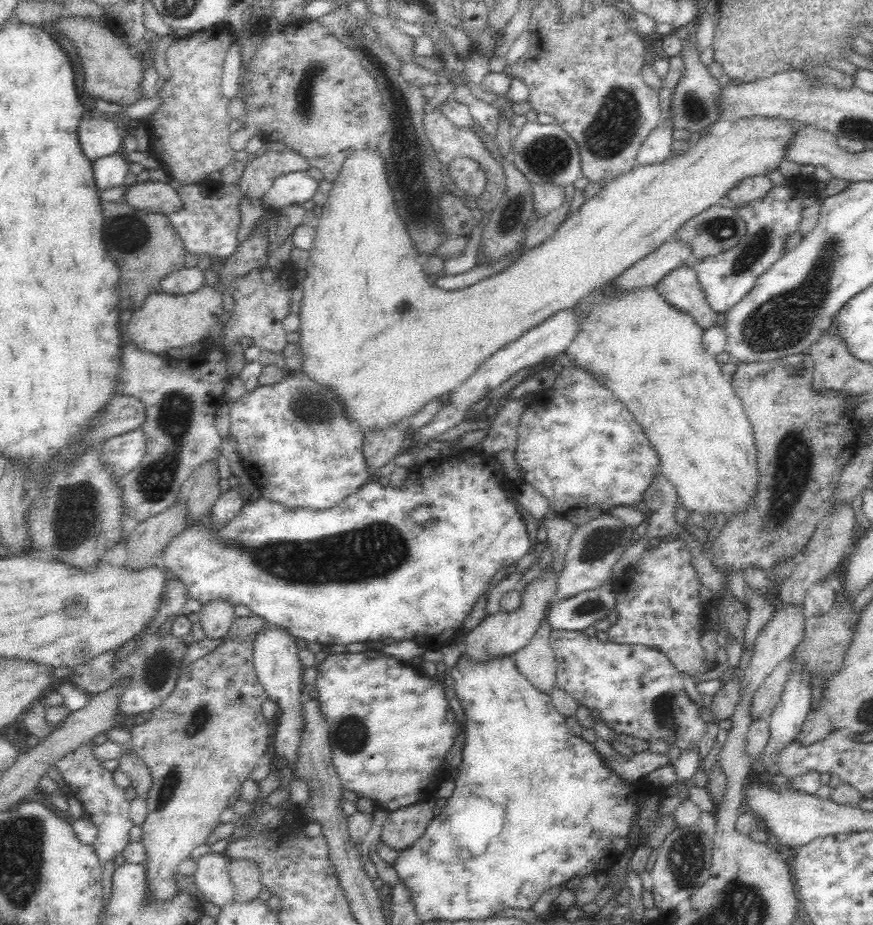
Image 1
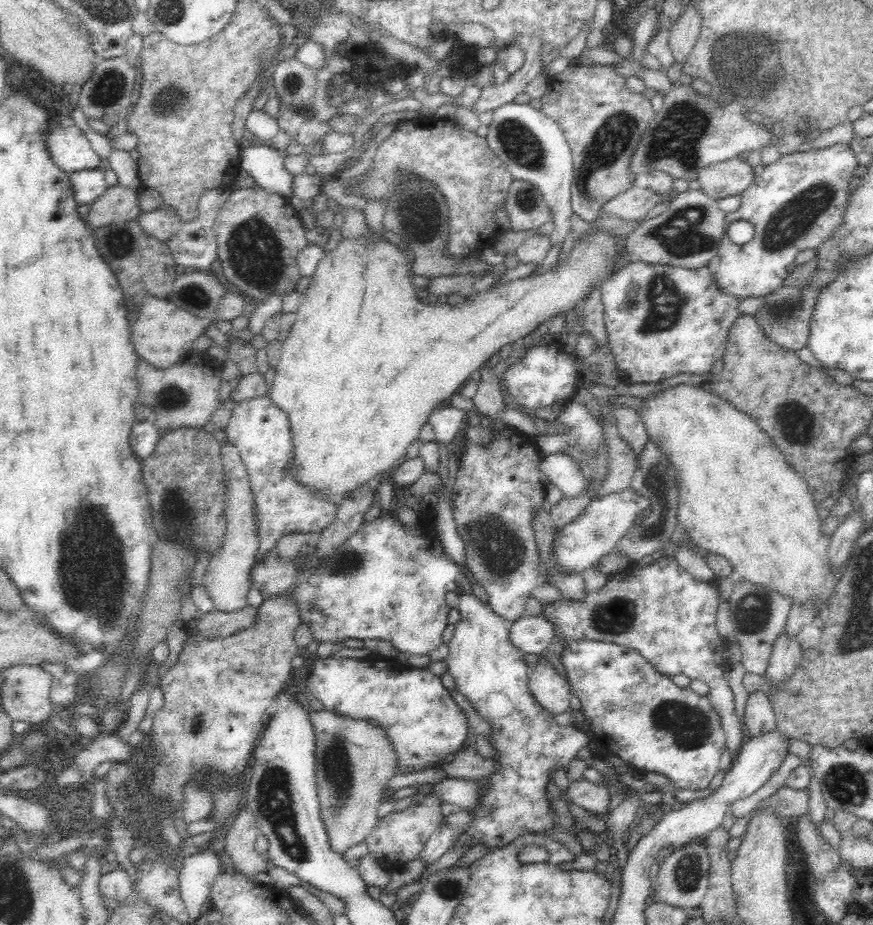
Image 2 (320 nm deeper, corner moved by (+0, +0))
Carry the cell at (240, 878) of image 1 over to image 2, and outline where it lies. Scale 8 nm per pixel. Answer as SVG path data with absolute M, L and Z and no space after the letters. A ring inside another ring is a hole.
M246 805L242 806L238 809L229 831L226 832L224 852L232 857L233 866L245 876L264 872L270 866L266 854L258 855L254 849L258 834L254 813Z

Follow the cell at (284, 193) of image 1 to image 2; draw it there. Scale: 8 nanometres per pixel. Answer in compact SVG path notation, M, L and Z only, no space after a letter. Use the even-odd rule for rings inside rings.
M250 144L241 147L239 157L240 169L252 176L266 192L284 196L287 200L293 195L293 176L284 167L284 154L272 146Z

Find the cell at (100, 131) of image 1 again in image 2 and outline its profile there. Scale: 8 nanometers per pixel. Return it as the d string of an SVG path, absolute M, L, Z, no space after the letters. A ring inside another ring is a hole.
M75 125L47 131L44 147L56 168L65 173L95 169L100 164L100 157L92 149L83 130Z

